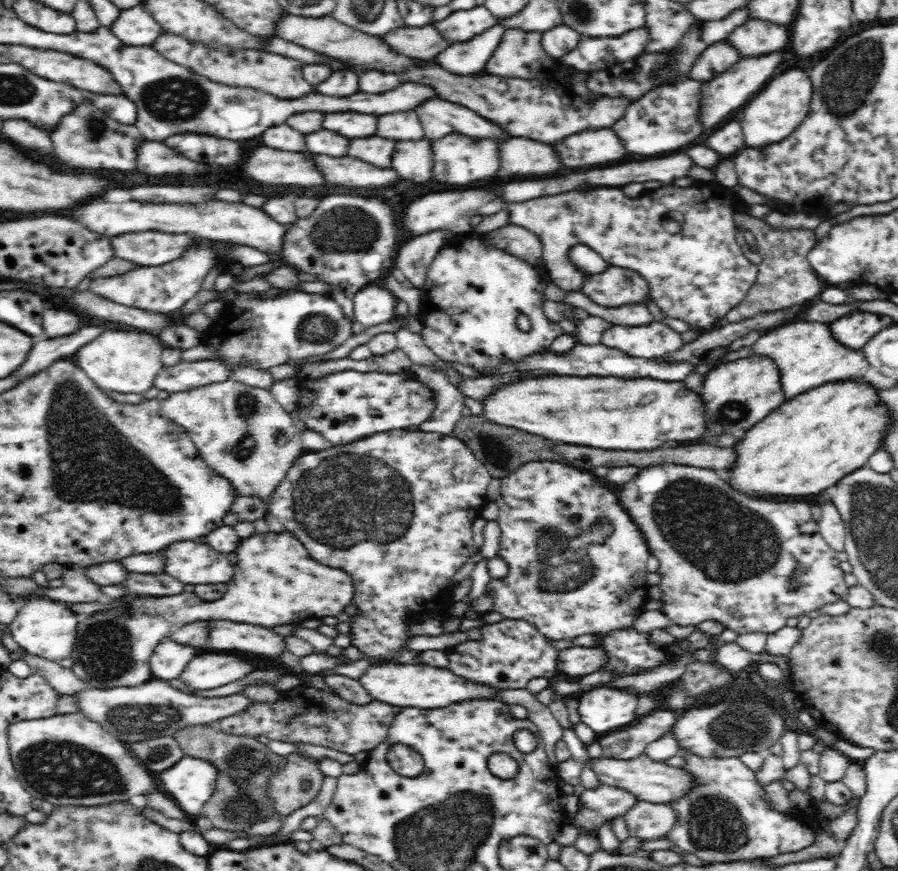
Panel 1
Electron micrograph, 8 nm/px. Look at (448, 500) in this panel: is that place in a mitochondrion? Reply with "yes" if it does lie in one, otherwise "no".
no

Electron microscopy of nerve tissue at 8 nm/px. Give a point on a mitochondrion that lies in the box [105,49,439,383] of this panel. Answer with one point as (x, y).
(172, 99)

